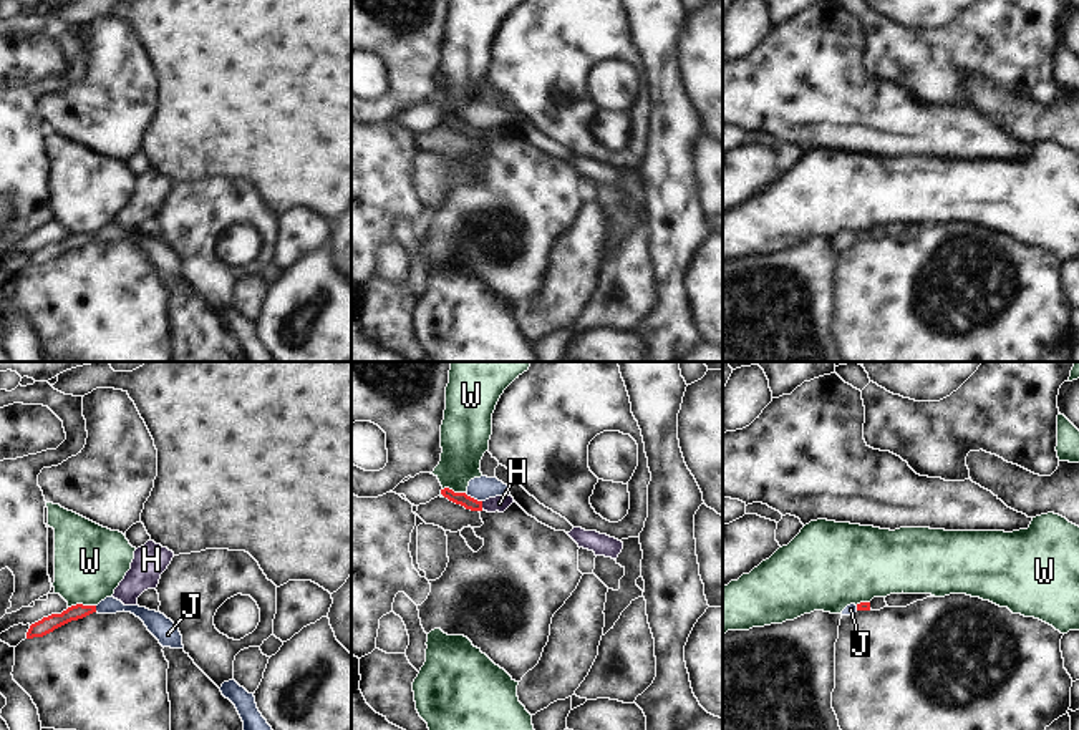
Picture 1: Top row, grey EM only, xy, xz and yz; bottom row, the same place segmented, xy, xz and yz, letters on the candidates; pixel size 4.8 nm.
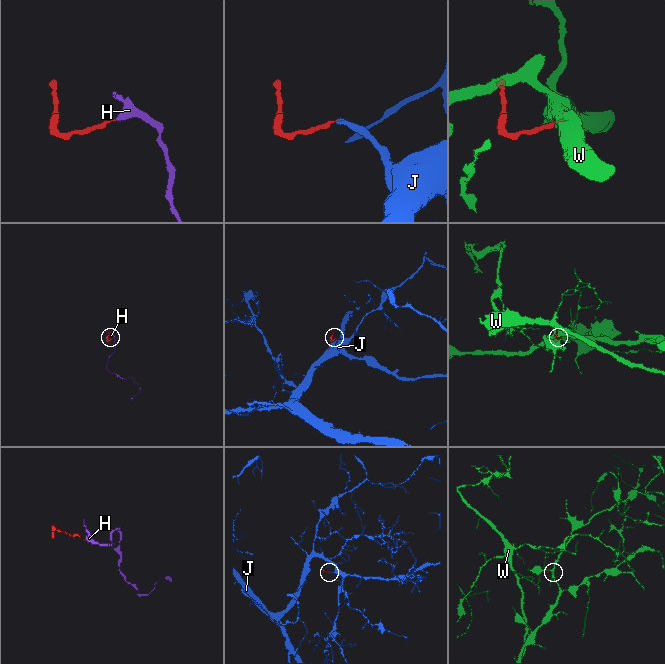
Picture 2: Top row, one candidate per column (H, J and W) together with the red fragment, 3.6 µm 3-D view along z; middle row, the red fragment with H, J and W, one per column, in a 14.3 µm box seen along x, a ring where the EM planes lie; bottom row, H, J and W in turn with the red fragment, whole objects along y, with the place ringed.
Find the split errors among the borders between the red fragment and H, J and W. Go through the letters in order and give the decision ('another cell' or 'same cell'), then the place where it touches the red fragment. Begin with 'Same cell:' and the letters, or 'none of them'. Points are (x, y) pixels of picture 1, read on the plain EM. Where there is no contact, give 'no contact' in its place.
Same cell: H
H: same cell; meets red in xz at (481, 133)
J: another cell; meets red in xz at (473, 126)
W: another cell; meets red in xy at (82, 233)

